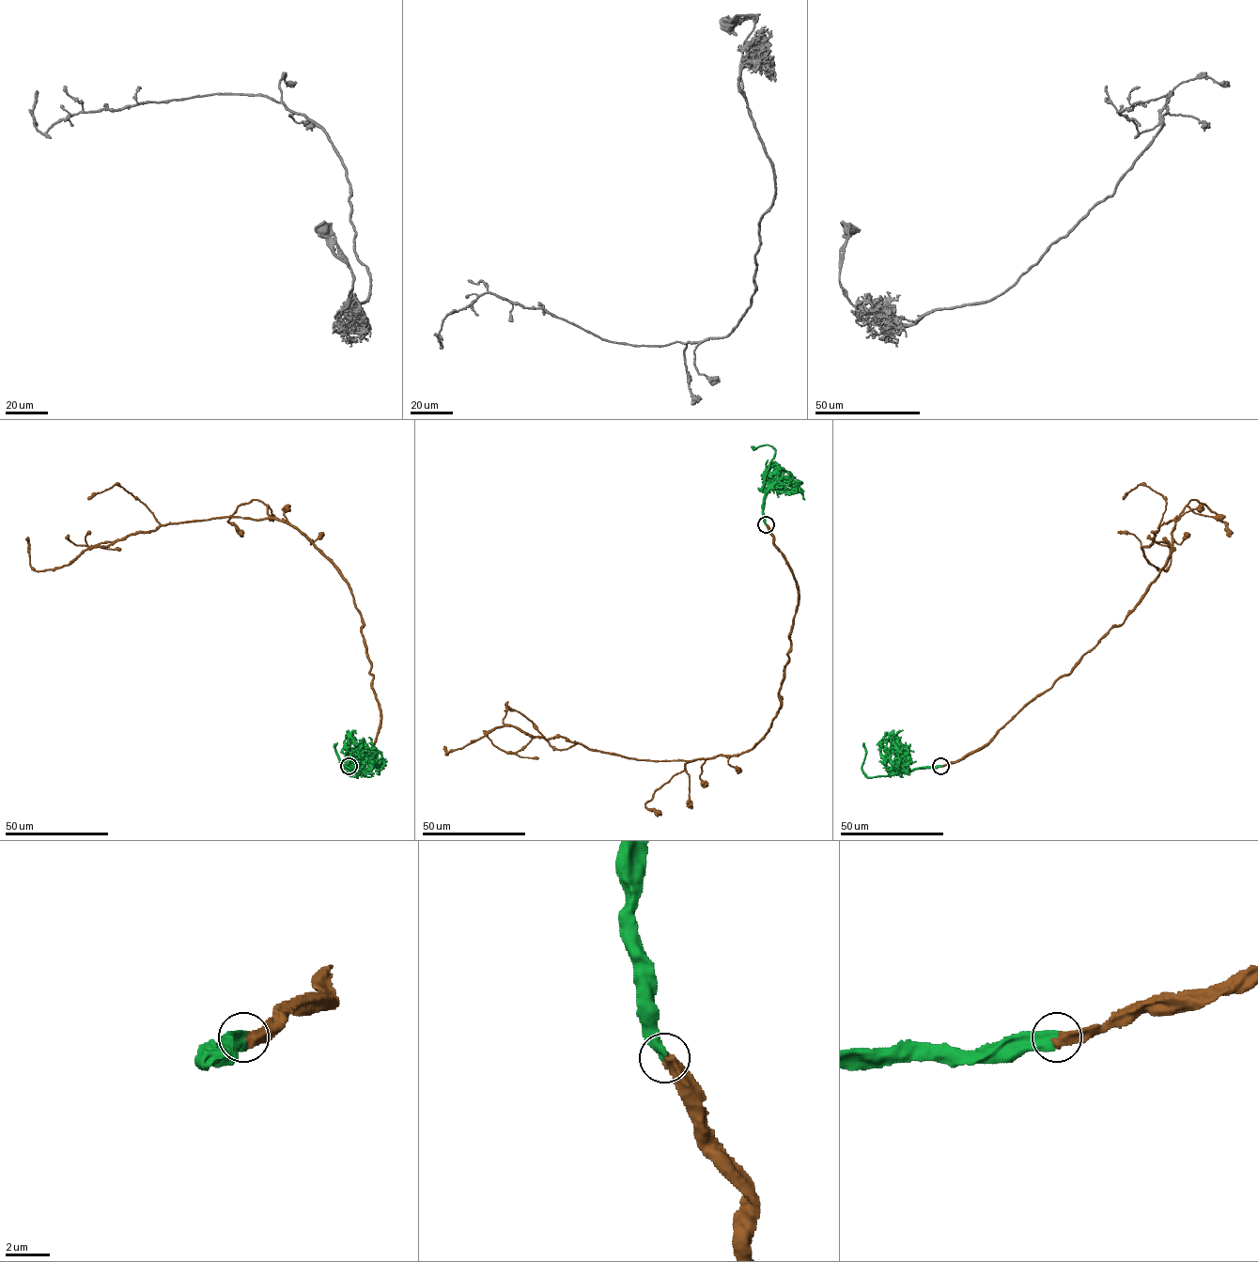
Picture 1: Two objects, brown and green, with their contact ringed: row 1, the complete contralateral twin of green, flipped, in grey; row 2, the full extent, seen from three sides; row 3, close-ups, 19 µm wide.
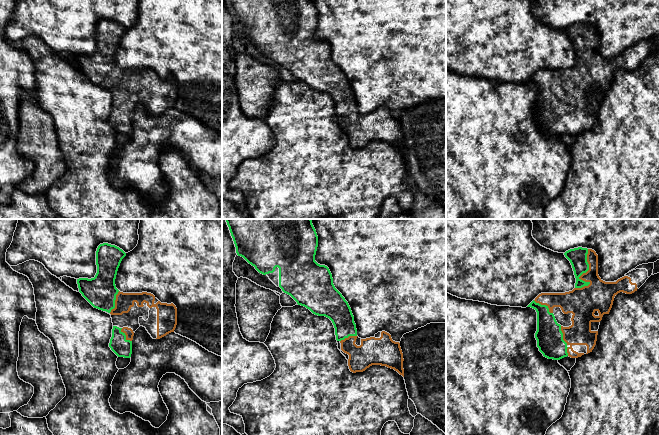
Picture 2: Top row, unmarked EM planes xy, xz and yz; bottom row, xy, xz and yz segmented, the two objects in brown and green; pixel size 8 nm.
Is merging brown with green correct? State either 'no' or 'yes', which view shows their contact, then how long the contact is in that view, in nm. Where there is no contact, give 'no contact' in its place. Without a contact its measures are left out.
yes; meets brown in yz; contact 340 nm long

